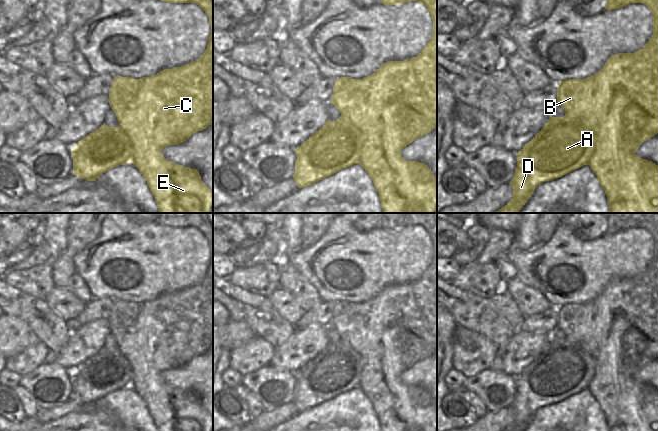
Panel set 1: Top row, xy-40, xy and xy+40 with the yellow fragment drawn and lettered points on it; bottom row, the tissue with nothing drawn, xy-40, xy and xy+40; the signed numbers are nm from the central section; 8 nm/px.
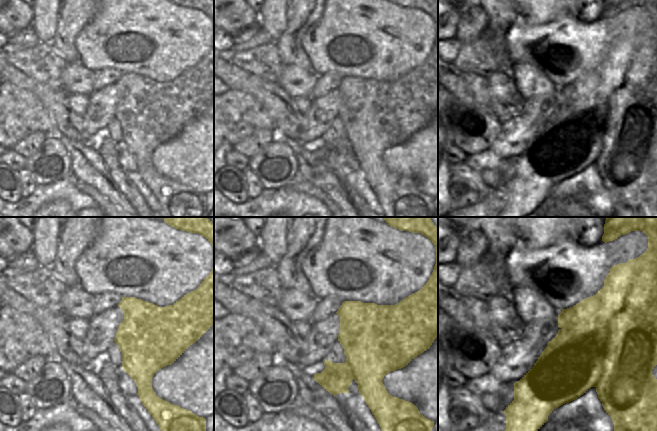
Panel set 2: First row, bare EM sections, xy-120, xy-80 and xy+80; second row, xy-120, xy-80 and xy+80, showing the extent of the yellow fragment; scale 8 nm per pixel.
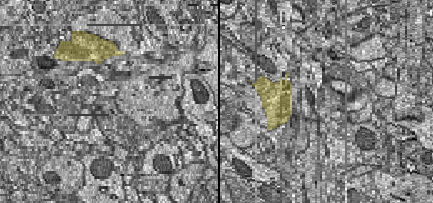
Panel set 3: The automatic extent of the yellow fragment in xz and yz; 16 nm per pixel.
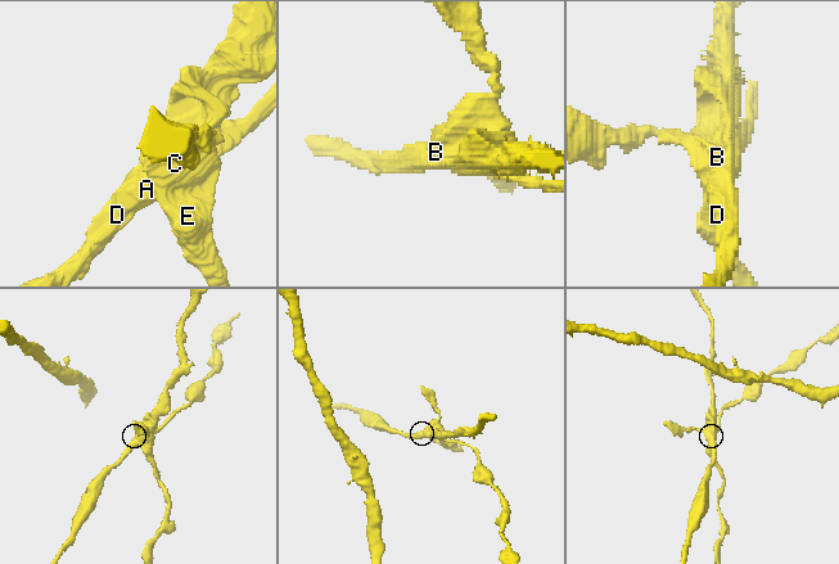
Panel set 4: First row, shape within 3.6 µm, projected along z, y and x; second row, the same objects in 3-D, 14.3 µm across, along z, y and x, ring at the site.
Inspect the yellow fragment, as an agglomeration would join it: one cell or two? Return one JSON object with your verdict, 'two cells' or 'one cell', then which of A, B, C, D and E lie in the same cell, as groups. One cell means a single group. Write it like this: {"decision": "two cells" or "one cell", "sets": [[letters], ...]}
{"decision": "two cells", "sets": [["A", "D"], ["B", "C", "E"]]}

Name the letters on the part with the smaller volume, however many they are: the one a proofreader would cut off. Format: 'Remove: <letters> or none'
Remove: B, C, E

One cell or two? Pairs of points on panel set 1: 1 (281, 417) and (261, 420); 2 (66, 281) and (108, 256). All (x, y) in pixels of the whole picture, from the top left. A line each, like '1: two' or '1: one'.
1: one
2: two

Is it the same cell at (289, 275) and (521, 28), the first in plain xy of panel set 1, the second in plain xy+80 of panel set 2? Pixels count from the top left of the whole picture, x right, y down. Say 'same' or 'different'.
different

